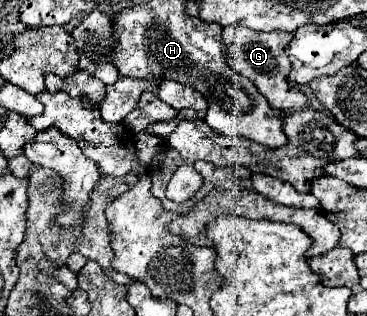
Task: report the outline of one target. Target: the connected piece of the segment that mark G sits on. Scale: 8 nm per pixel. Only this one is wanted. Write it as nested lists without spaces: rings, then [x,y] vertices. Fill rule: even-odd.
[[[227,26],[223,28],[221,36],[227,50],[225,54],[227,64],[235,72],[249,78],[277,112],[293,112],[293,110],[309,108],[307,96],[285,80],[287,72],[291,70],[291,62],[285,54],[285,44],[291,42],[291,38],[295,36],[293,32],[255,32],[245,26]]]

